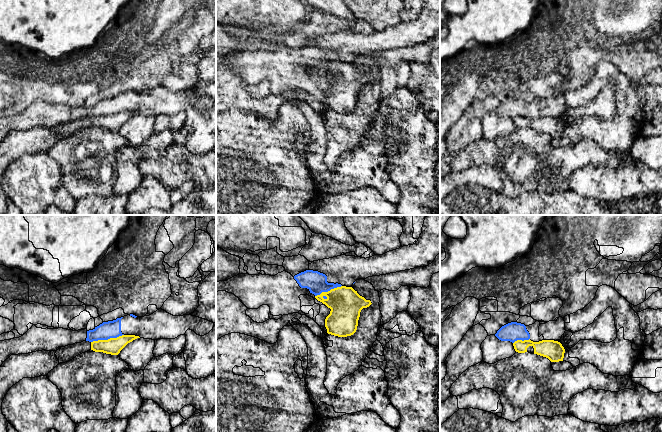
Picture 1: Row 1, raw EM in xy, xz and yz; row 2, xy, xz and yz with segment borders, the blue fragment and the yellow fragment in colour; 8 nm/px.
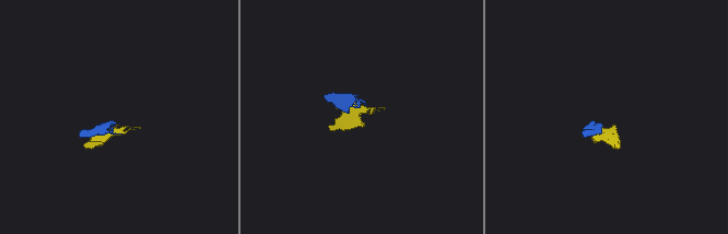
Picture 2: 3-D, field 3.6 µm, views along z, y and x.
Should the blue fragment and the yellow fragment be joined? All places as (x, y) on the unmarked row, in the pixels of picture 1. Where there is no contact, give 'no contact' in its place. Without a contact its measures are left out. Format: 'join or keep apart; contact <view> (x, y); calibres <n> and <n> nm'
keep apart; contact xy (107, 115); calibres 140 and 140 nm

